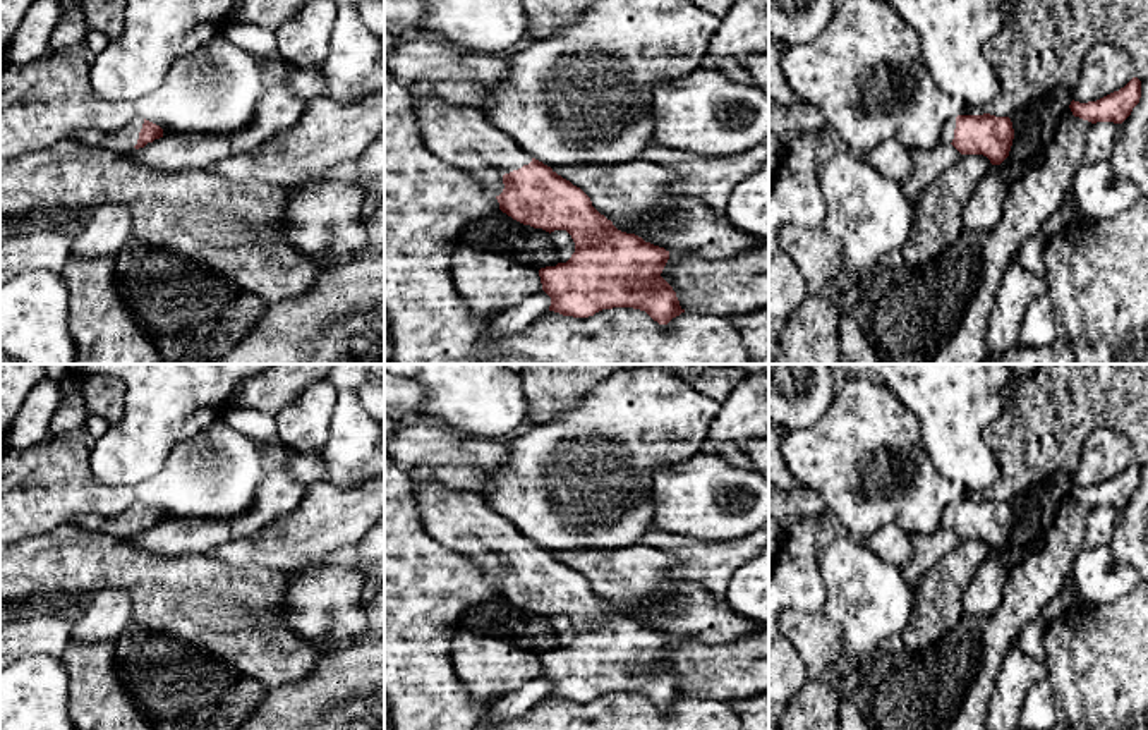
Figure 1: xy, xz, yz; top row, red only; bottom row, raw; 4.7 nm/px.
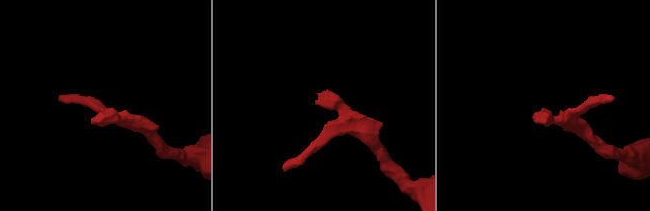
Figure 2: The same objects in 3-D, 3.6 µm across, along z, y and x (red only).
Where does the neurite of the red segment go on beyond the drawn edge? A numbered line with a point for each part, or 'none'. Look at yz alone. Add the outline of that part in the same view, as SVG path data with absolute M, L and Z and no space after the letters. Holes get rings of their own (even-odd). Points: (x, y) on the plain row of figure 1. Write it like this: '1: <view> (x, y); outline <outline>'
1: yz (948, 517); outline M952 502L942 514L942 527L952 527L956 514L956 502Z

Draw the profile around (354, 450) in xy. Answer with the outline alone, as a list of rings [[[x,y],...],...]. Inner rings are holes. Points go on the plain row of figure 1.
[[[355,390],[336,392],[329,436],[319,452],[338,488],[357,488],[384,472],[381,424],[362,407]]]

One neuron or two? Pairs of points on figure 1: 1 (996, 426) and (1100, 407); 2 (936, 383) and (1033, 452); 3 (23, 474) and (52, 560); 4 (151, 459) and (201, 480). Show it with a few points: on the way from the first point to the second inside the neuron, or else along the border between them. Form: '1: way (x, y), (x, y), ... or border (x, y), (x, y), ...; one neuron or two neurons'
1: way (1021, 426), (1040, 426), (1059, 407), (1075, 407); one neuron
2: border (1009, 385), (1009, 404), (982, 433), (996, 461); two neurons
3: border (66, 523), (18, 541); two neurons
4: border (193, 437), (179, 442), (167, 462), (139, 488); two neurons

